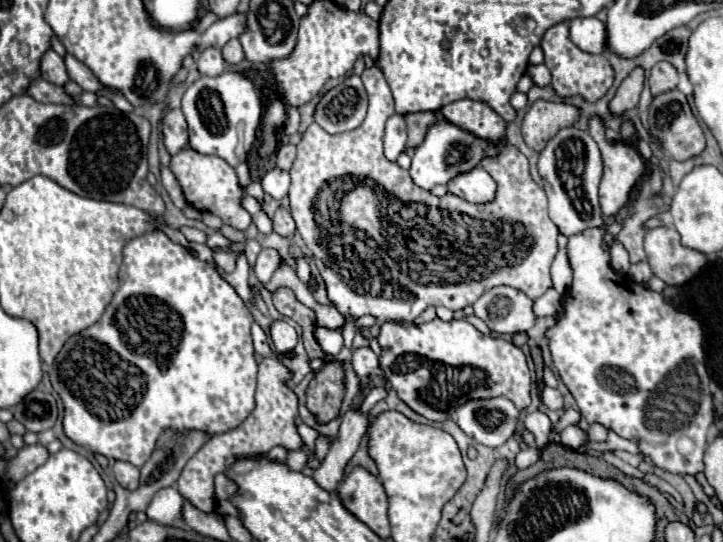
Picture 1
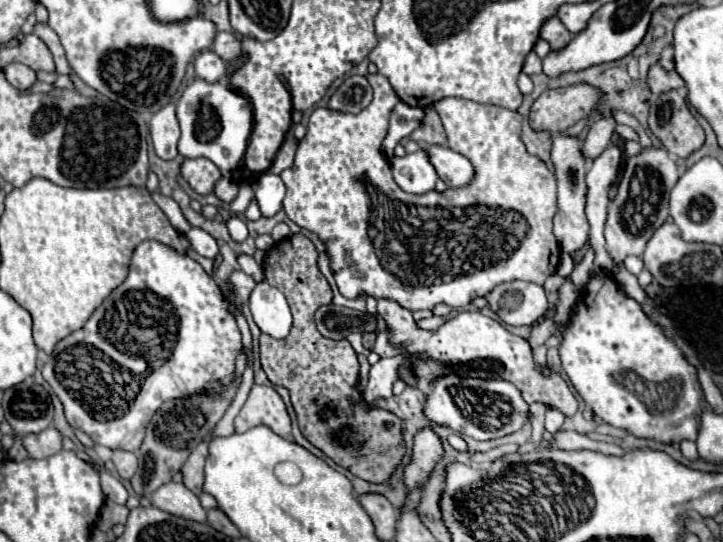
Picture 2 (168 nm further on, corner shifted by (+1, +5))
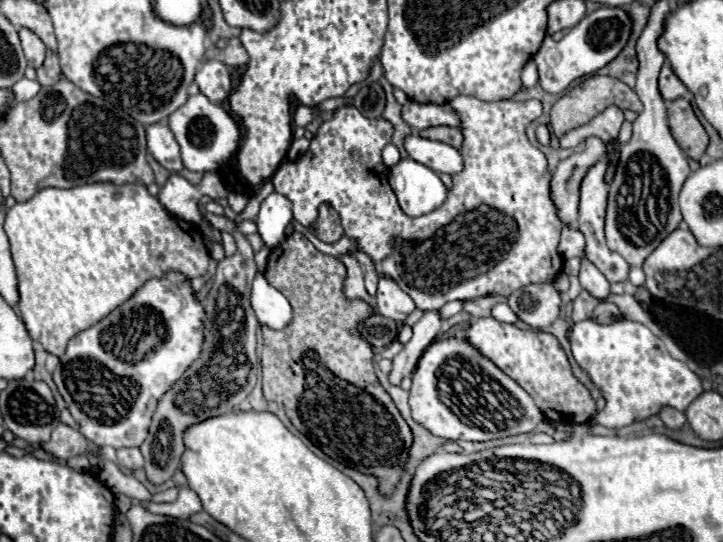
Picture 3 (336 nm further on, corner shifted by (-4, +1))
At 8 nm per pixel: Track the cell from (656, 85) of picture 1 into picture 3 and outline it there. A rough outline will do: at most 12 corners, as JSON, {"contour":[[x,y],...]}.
{"contour":[[668,61],[658,85],[664,101],[674,101],[688,91],[674,75]]}

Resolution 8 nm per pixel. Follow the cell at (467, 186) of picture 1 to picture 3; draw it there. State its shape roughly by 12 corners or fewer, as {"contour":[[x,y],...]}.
{"contour":[[404,137],[414,161],[436,173],[456,175],[464,167],[448,143]]}

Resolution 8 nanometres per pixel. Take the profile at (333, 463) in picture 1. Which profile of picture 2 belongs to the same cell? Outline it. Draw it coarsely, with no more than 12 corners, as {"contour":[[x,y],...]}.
{"contour":[[403,355],[371,365],[367,387],[361,391],[365,407],[391,397]]}

